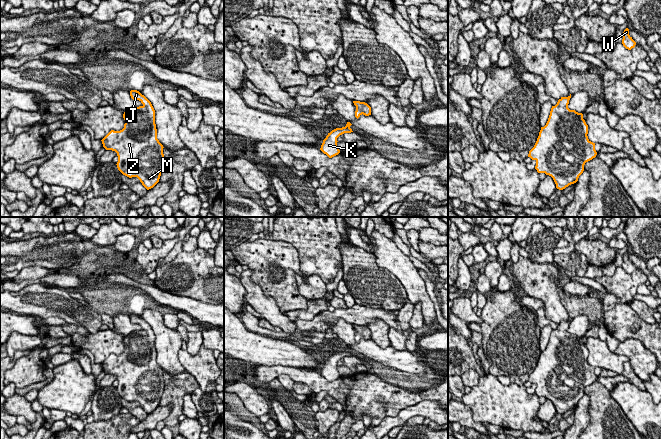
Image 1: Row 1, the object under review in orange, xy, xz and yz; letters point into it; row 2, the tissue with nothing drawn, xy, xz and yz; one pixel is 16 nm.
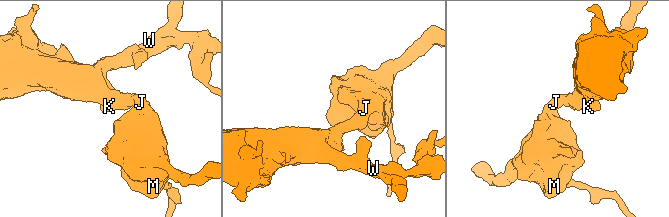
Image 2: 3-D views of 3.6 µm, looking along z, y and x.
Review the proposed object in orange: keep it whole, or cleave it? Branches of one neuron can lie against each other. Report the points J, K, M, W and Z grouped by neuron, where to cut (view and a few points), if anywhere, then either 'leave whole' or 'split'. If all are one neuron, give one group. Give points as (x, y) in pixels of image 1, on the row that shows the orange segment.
J K M W Z; no cut; leave whole

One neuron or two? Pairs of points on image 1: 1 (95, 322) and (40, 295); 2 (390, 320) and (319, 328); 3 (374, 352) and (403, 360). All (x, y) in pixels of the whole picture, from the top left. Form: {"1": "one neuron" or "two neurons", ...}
{"1": "one neuron", "2": "one neuron", "3": "one neuron"}

